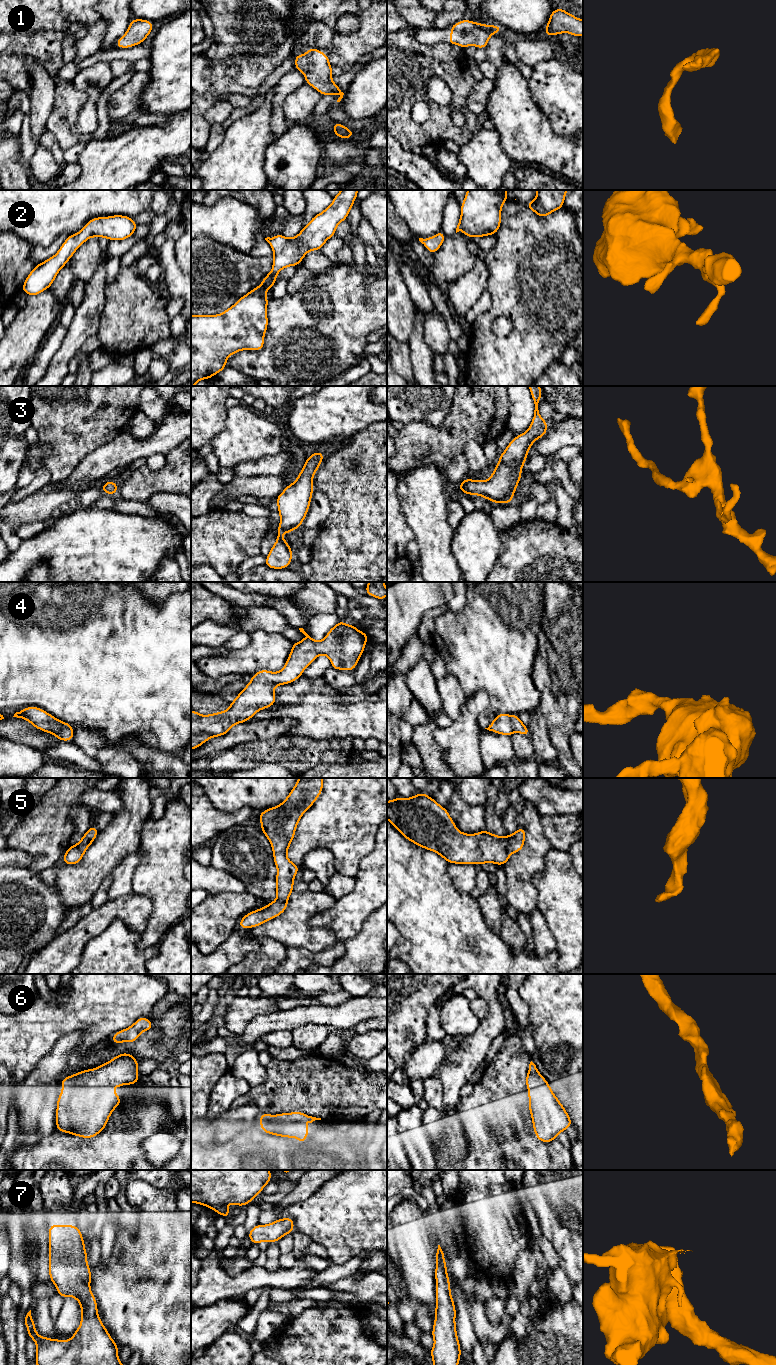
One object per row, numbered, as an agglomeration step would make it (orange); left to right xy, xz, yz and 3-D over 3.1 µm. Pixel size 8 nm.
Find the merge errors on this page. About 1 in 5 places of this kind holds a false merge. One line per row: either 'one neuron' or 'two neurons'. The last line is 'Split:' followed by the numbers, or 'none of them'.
1: one neuron
2: one neuron
3: one neuron
4: one neuron
5: one neuron
6: one neuron
7: one neuron
Split: none of them

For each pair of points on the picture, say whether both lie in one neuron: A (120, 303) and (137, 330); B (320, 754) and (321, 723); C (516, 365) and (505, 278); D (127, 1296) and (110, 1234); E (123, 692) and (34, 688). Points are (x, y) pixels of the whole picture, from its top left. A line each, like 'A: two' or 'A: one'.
A: one
B: two
C: one
D: two
E: one

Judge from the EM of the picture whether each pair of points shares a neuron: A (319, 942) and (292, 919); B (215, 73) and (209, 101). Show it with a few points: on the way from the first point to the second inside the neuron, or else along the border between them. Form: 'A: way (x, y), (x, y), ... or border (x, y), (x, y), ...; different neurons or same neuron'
A: way (312, 936), (299, 926); same neuron
B: border (235, 93), (203, 92), (201, 94); different neurons

